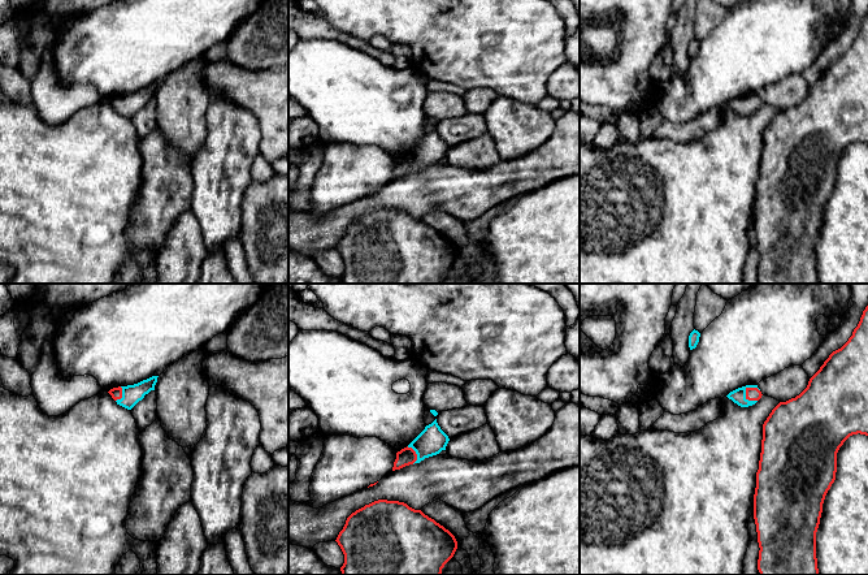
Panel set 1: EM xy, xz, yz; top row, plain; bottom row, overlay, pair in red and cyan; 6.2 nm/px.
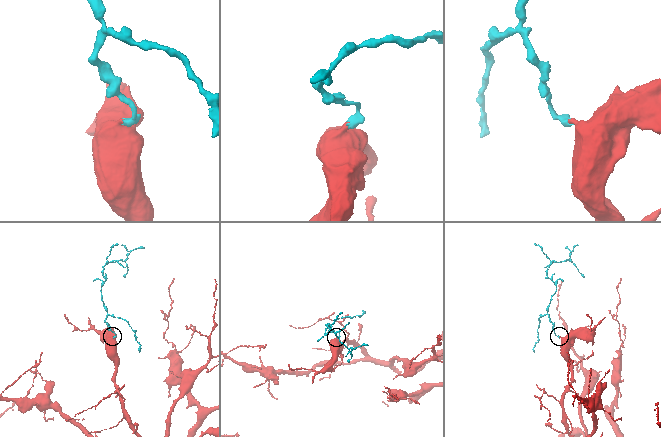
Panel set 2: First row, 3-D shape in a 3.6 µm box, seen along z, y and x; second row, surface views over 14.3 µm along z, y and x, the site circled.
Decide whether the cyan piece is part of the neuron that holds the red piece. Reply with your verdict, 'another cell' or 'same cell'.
same cell

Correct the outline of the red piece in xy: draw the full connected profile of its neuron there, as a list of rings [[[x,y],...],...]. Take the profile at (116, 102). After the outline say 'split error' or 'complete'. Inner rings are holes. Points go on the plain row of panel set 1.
[[[152,85],[134,94],[118,95],[110,98],[108,101],[117,111],[117,113],[131,118],[139,109],[144,107],[151,99],[155,99],[159,85]]]; split error

